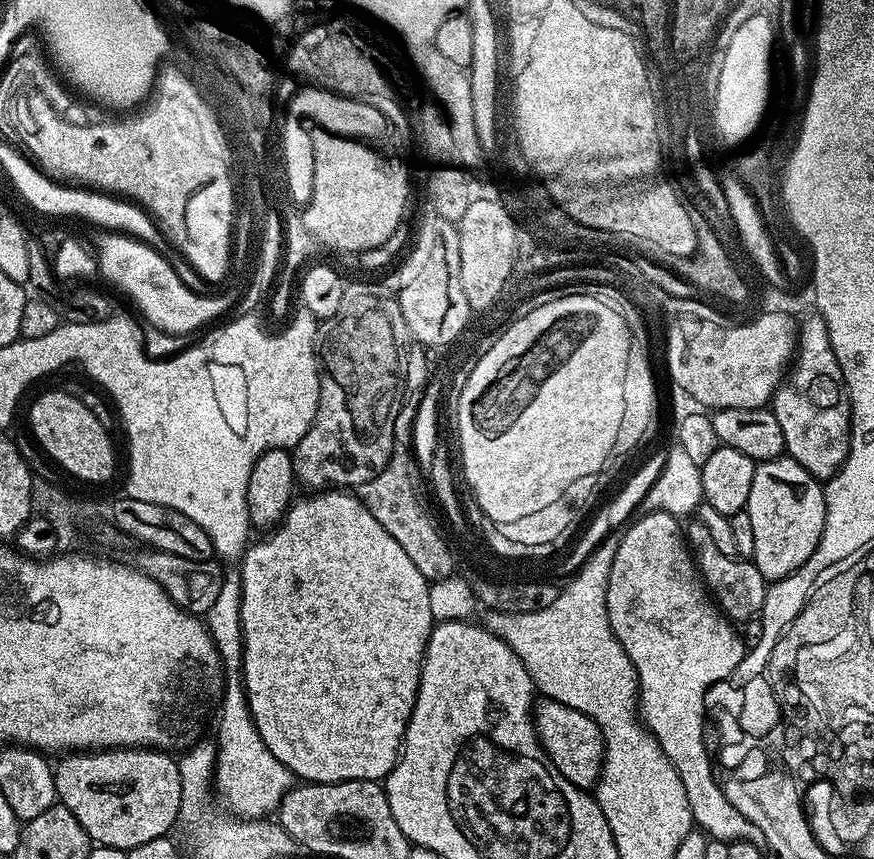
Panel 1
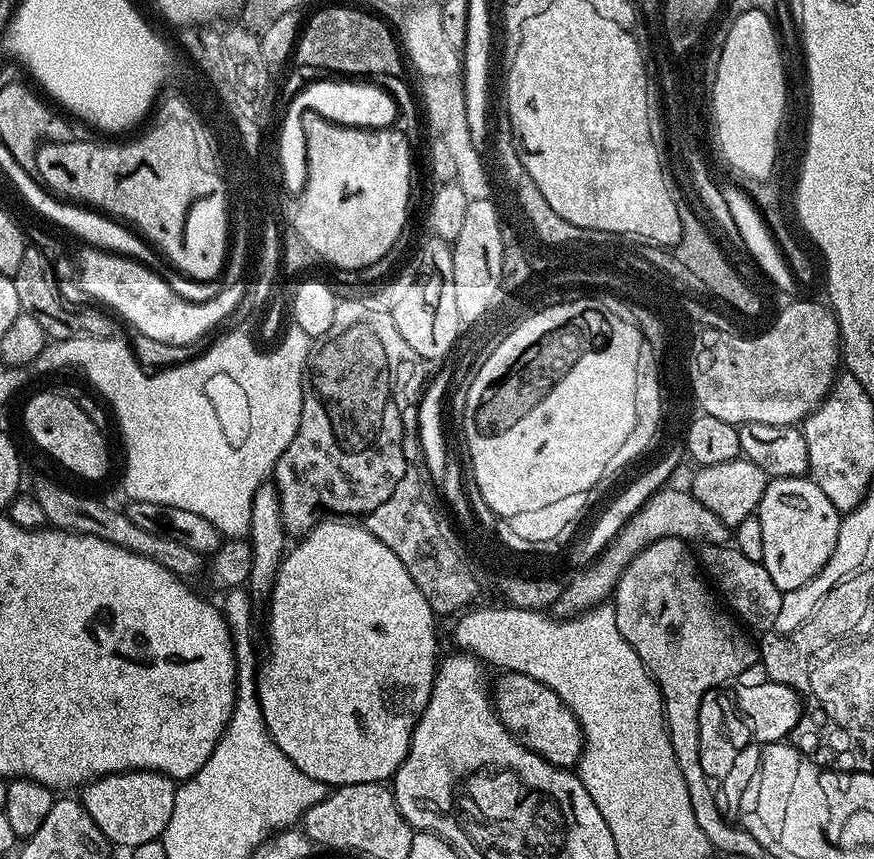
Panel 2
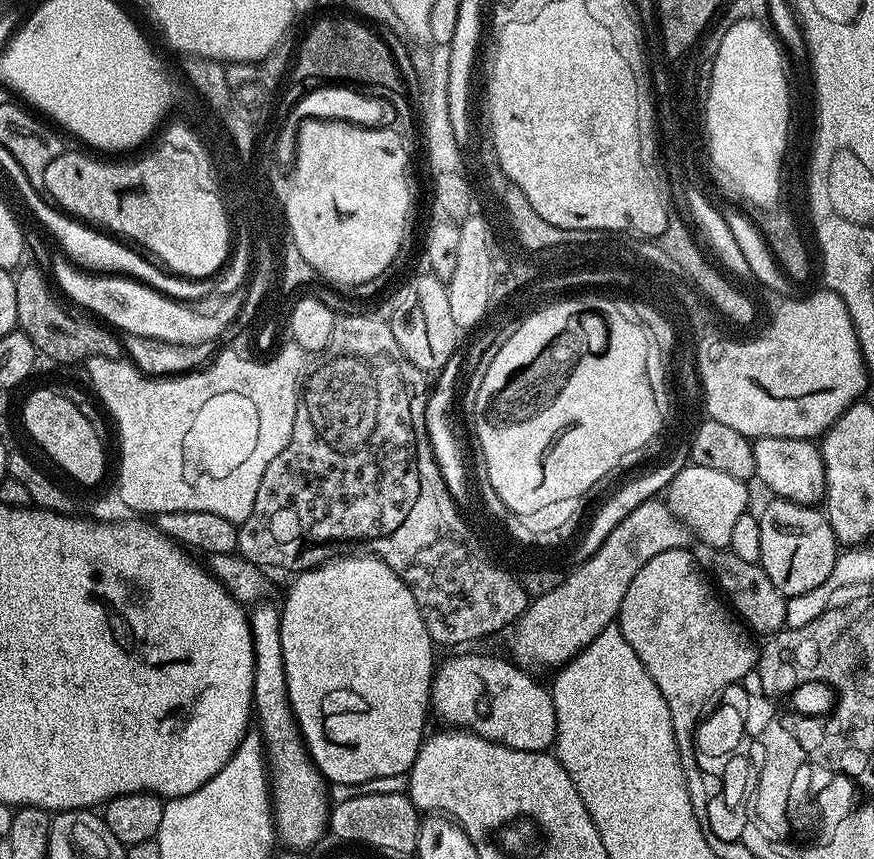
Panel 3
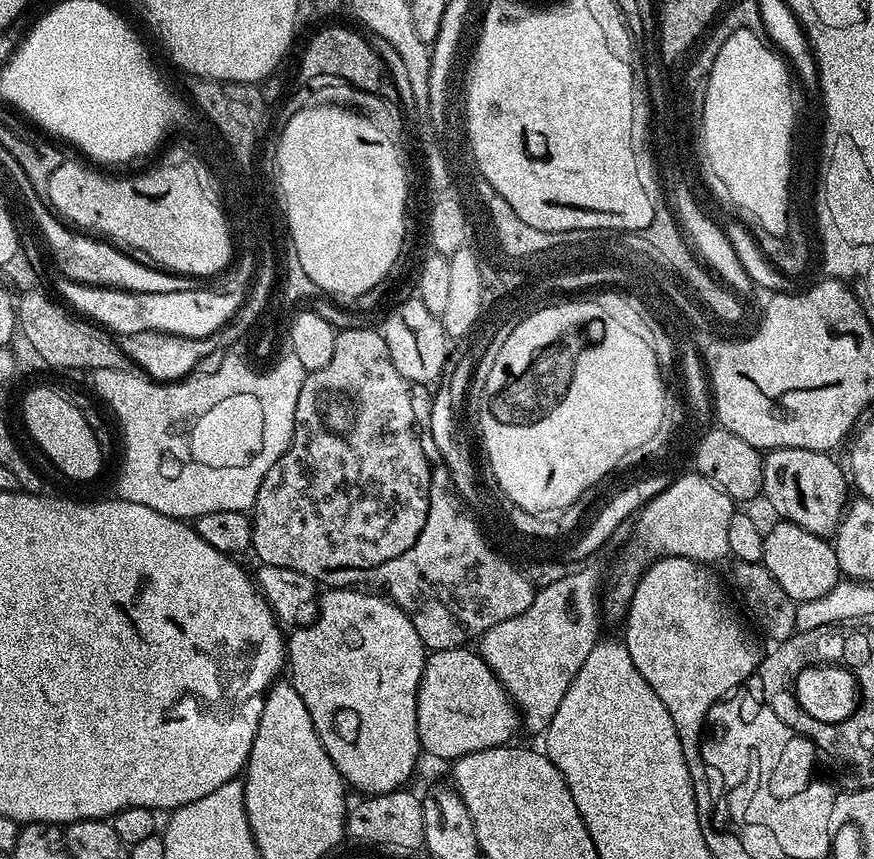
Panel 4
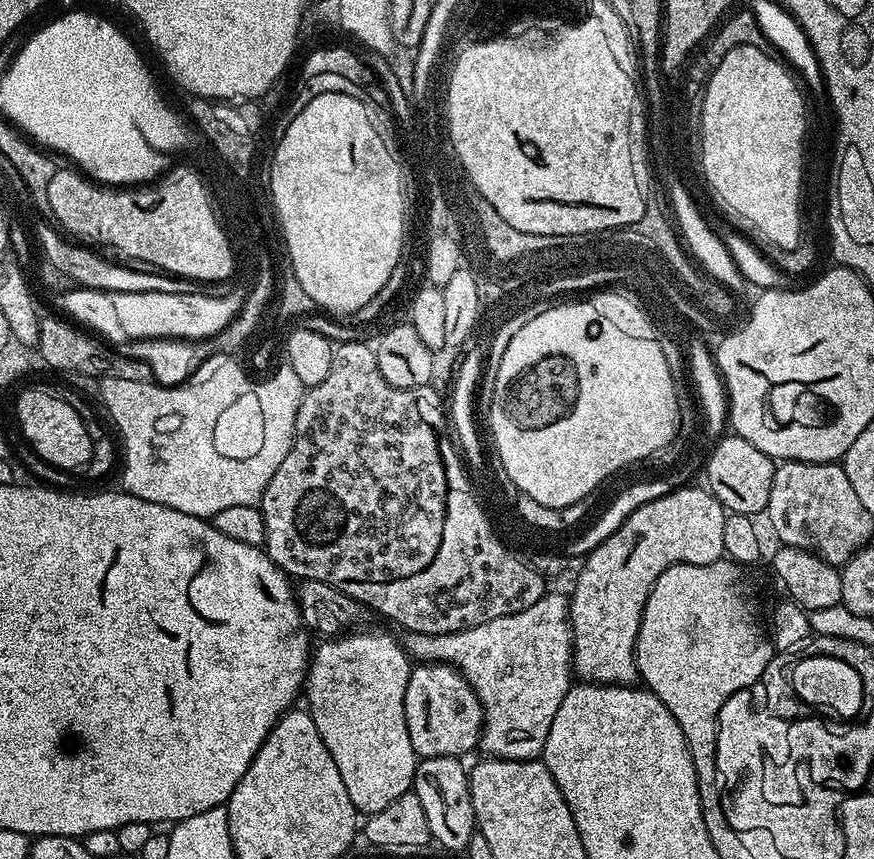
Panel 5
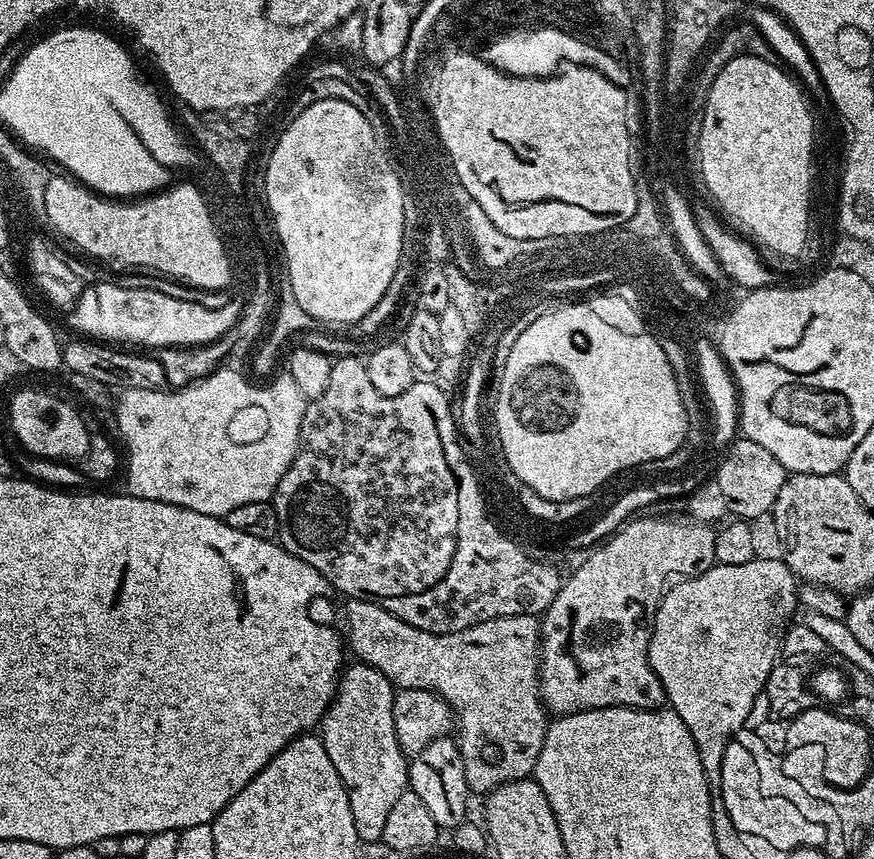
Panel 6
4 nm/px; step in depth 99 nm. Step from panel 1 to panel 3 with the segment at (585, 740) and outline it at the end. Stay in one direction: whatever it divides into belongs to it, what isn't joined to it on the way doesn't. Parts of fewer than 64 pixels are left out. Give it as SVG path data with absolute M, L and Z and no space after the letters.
M472 650L461 651L461 656L452 656L435 669L431 711L448 723L445 725L471 730L495 744L527 752L548 752L556 742L556 711L551 691L500 656L468 651Z

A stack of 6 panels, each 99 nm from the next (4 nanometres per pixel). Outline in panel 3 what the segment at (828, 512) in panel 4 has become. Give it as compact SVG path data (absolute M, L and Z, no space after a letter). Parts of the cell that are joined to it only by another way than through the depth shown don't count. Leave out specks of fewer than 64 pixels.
M762 436L752 440L755 479L761 480L772 491L773 497L793 500L799 504L819 505L824 499L826 470L819 447L811 440Z

